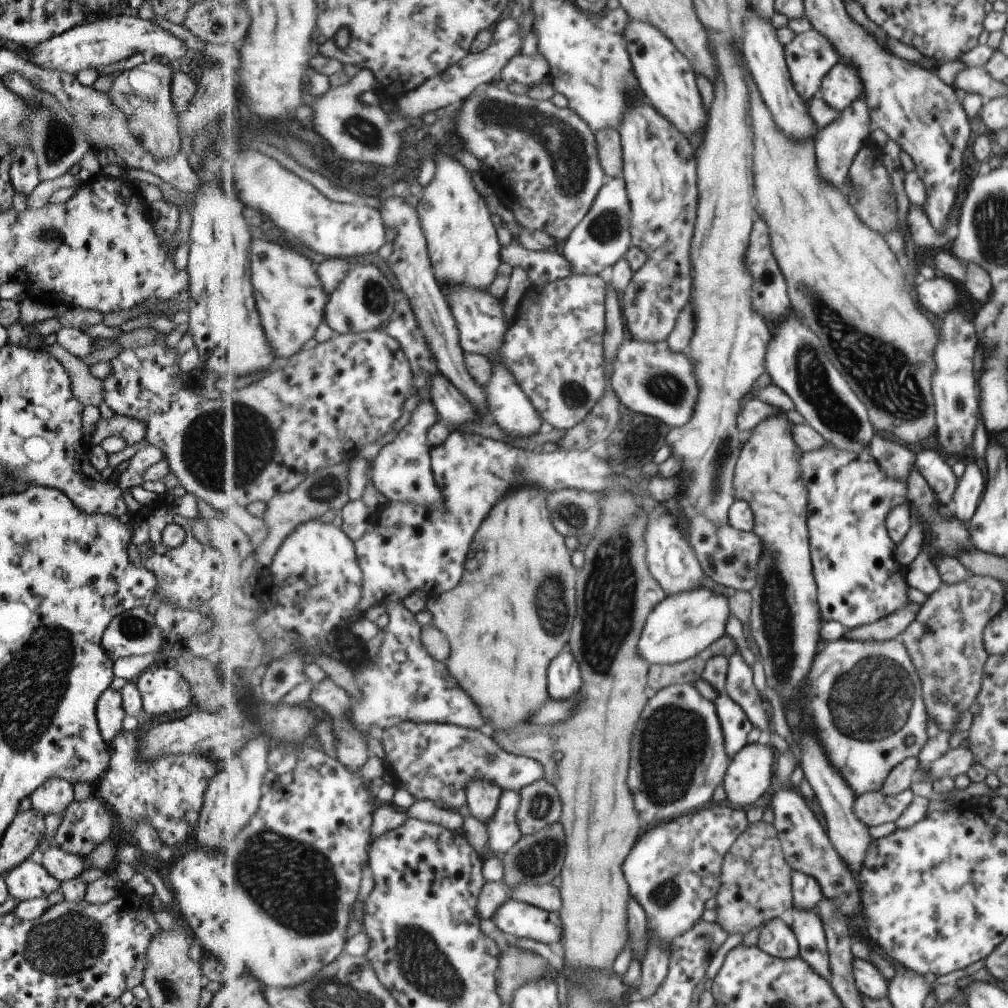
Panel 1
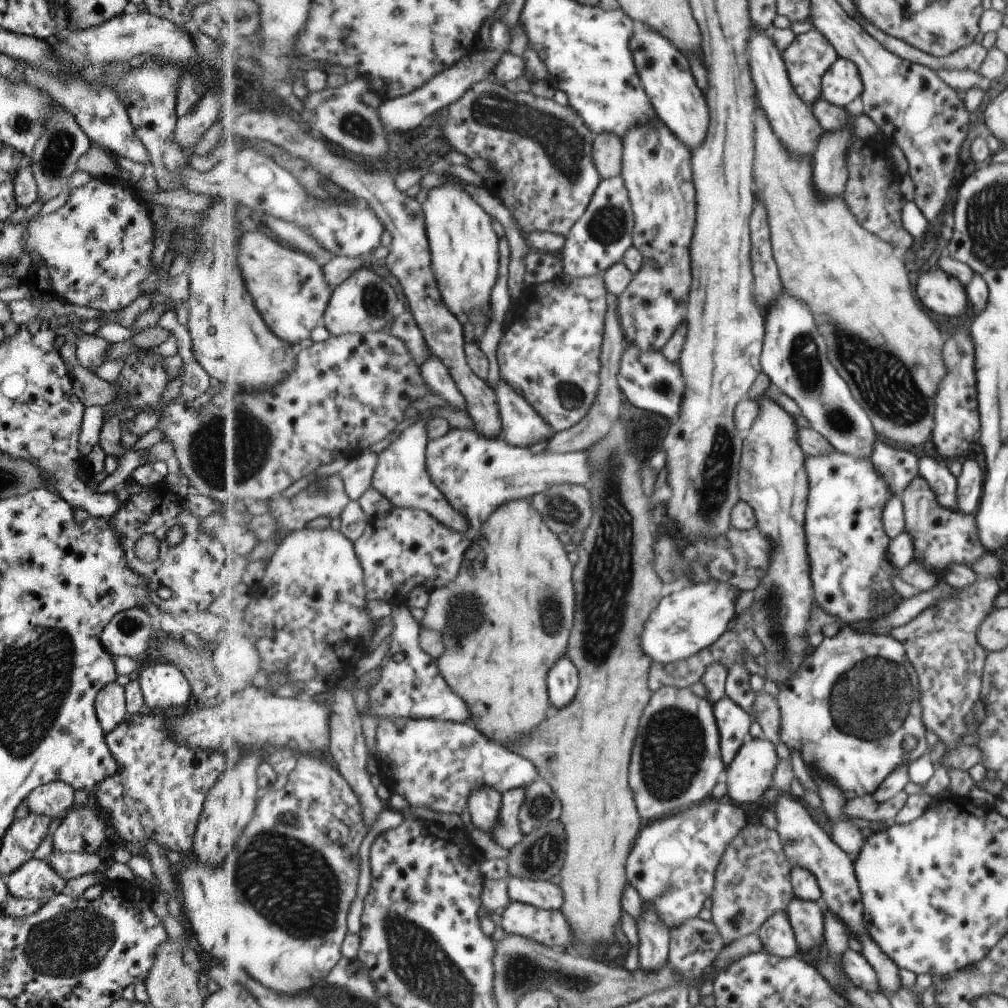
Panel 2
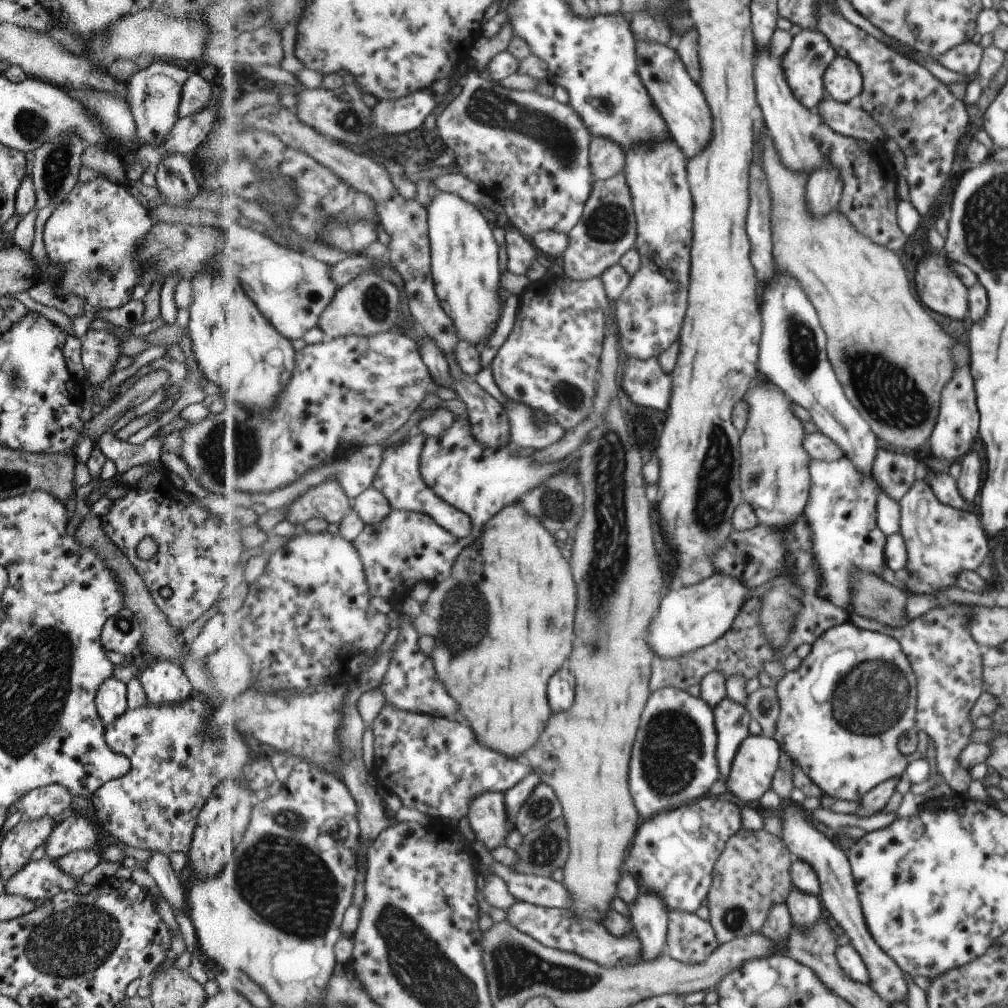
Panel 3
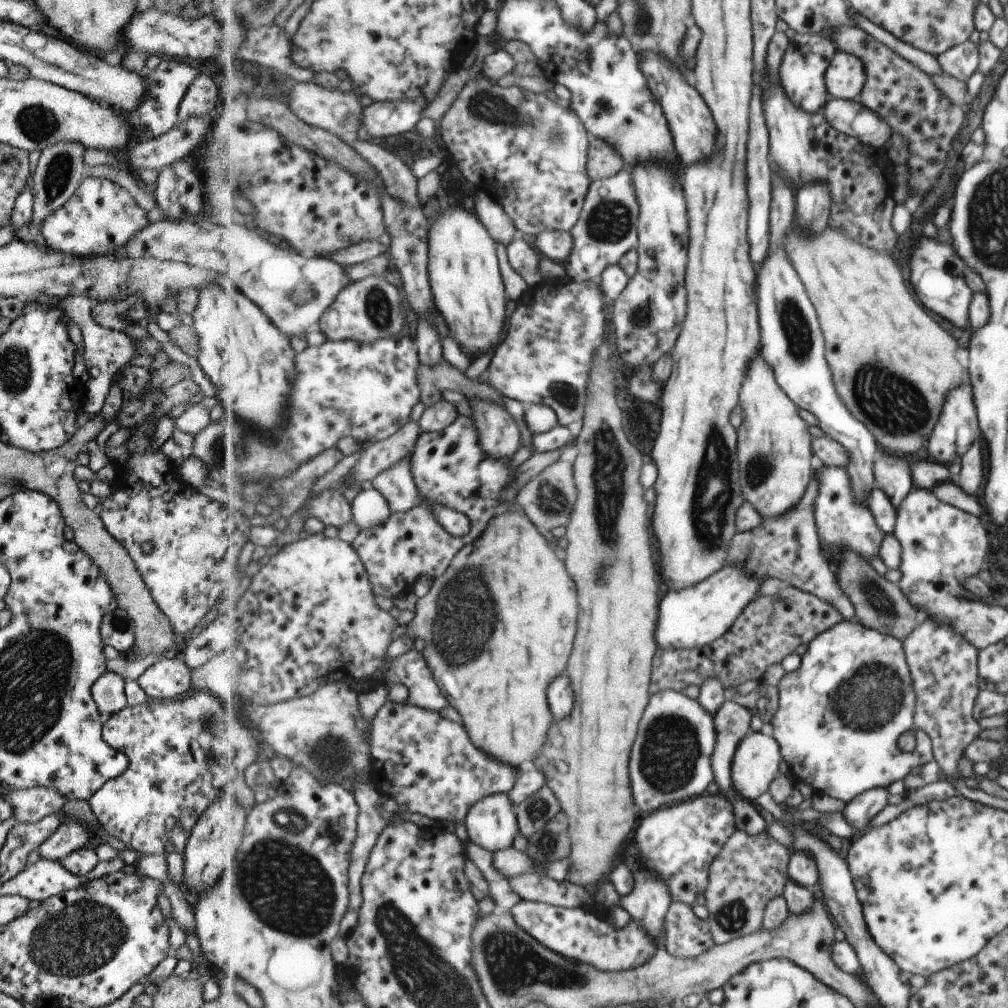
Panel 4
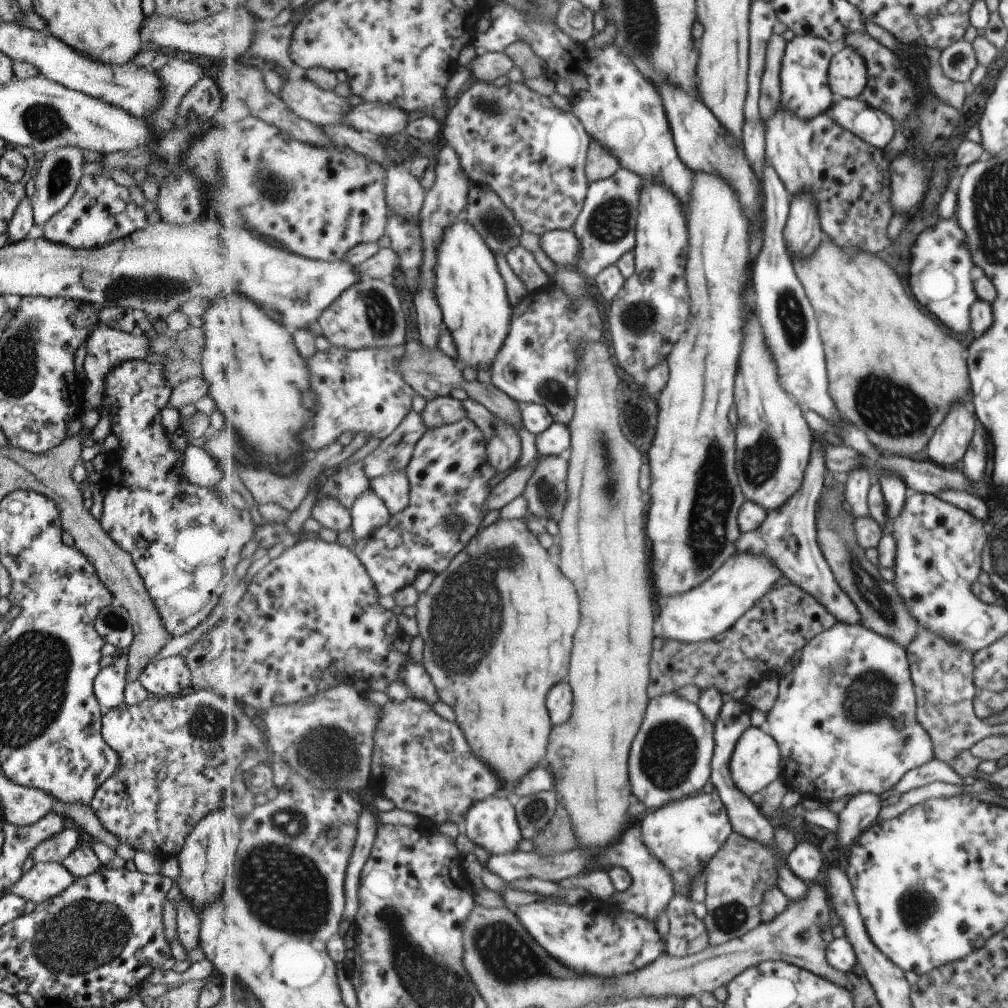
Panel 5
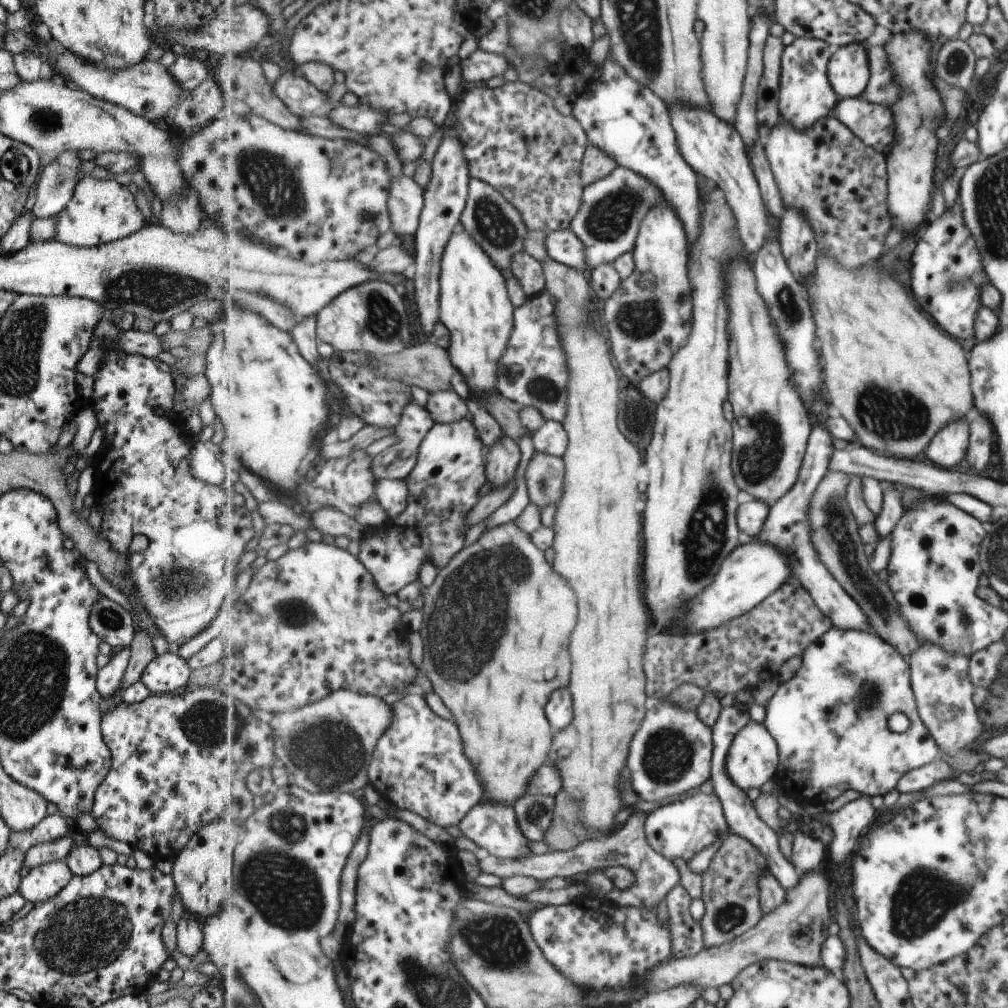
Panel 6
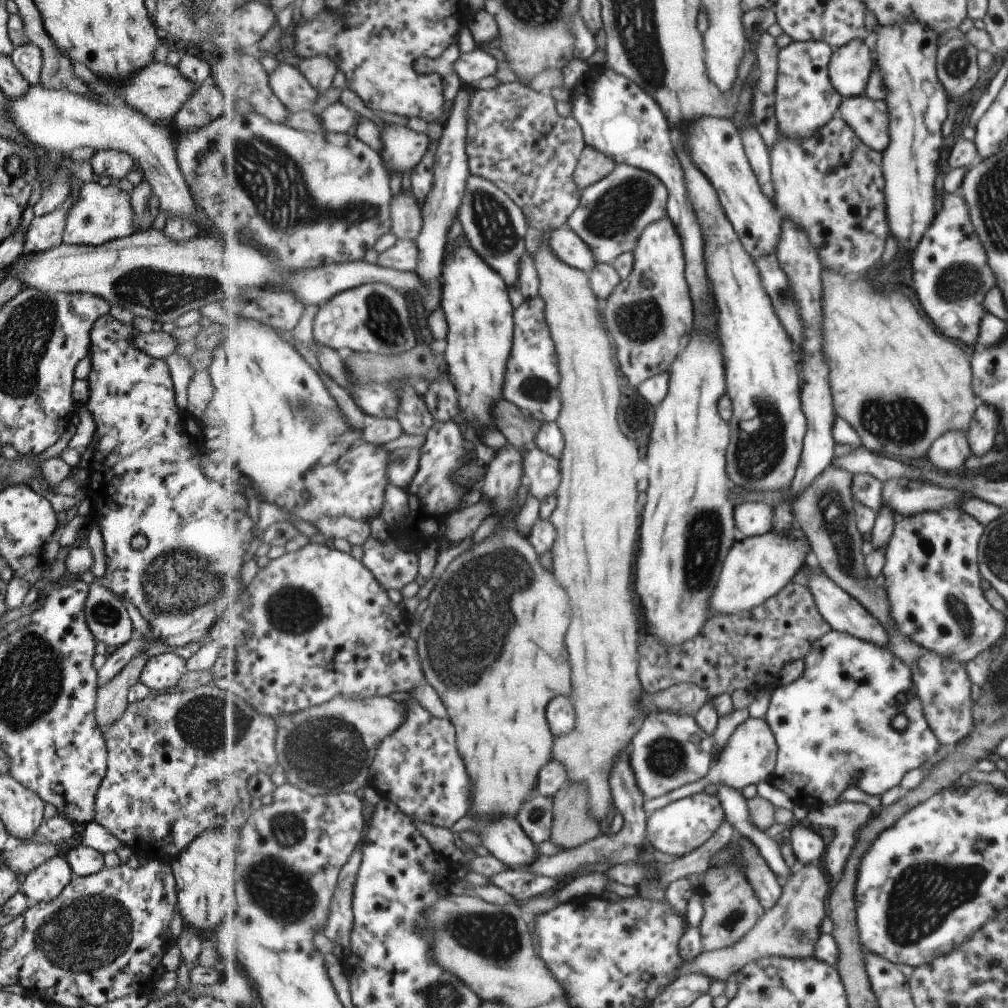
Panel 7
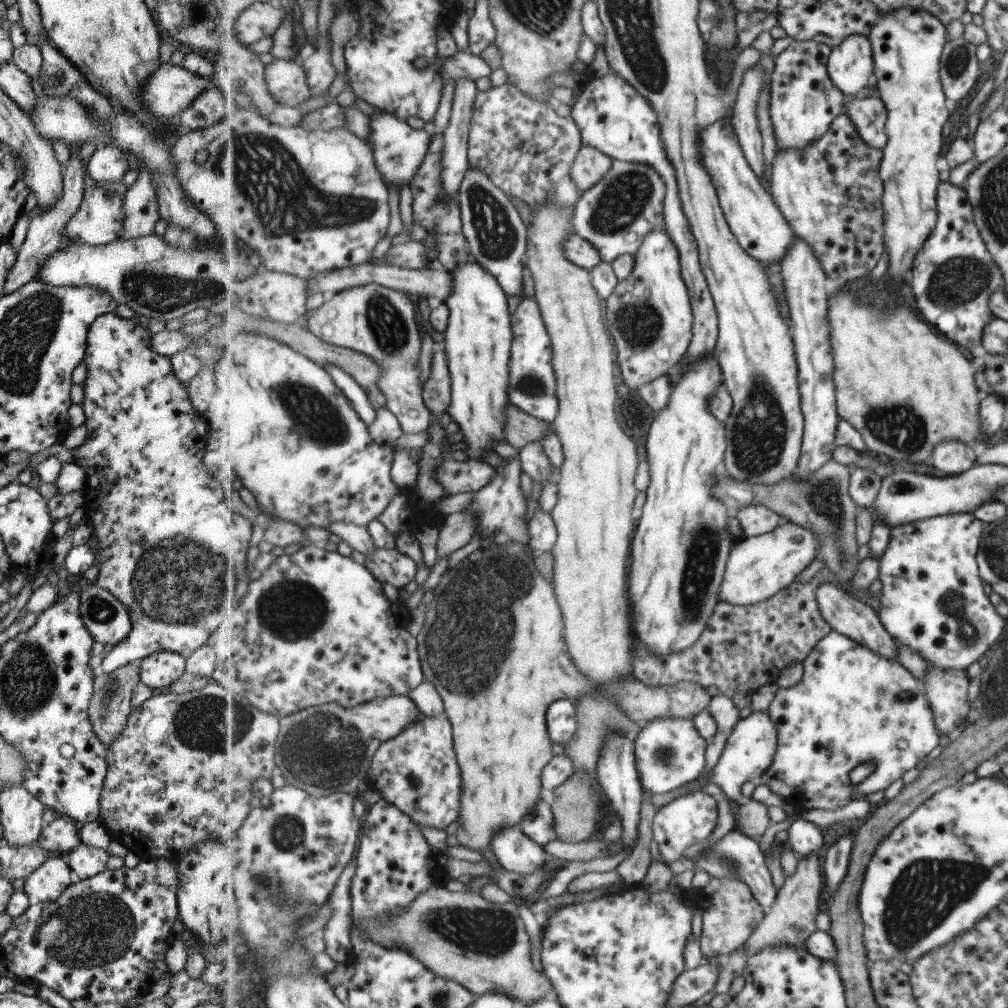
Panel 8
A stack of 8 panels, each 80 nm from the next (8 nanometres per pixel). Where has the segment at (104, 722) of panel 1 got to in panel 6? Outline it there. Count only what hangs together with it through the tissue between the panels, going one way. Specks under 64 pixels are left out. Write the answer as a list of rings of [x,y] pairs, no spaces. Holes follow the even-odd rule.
[[[128,648],[116,650],[110,657],[109,662],[103,668],[97,670],[95,674],[95,689],[103,701],[111,698],[113,694],[119,693],[121,678],[123,678],[128,659]]]

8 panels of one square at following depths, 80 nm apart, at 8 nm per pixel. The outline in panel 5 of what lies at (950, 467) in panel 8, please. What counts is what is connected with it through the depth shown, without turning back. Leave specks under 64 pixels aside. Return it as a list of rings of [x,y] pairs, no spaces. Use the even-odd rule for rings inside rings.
[[[963,402],[953,404],[953,416],[949,416],[949,420],[936,429],[925,448],[928,460],[941,467],[959,462],[972,442],[976,425]]]

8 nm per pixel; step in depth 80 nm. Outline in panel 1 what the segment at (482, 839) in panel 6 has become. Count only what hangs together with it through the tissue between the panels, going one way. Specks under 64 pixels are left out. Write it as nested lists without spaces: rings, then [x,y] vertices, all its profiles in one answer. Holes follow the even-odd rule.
[[[471,780],[467,788],[467,804],[472,816],[480,822],[489,824],[489,820],[496,816],[500,807],[500,799],[504,791],[489,780]]]

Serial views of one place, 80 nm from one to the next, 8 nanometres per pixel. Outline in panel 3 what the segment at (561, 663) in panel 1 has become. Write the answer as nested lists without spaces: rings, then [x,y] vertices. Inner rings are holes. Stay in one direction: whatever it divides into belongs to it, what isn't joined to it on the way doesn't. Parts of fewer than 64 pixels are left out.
[[[568,665],[549,682],[548,700],[554,713],[564,712],[573,707],[576,700],[577,680]]]

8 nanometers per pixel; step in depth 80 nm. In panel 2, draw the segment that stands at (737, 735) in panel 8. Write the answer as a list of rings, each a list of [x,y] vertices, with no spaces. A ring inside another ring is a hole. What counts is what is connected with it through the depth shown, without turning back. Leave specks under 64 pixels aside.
[[[749,738],[728,765],[728,796],[737,804],[753,804],[774,787],[777,766],[777,746],[767,740]]]

